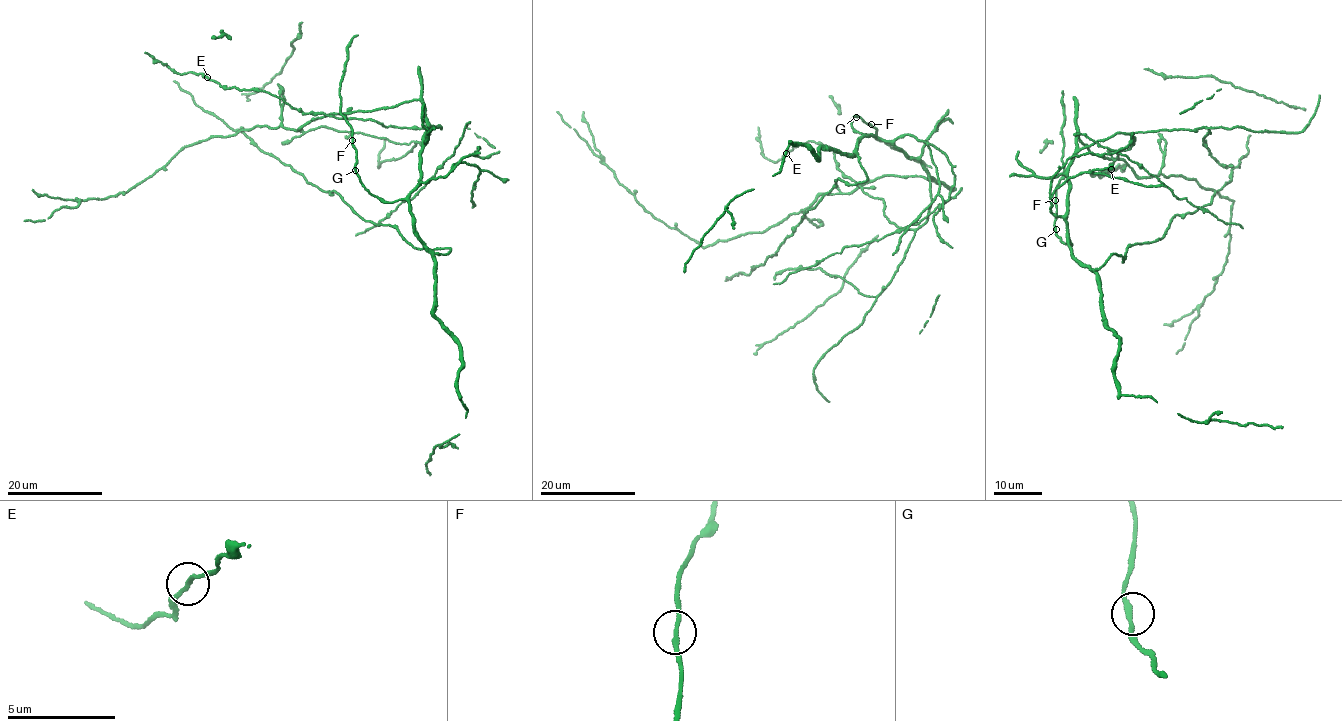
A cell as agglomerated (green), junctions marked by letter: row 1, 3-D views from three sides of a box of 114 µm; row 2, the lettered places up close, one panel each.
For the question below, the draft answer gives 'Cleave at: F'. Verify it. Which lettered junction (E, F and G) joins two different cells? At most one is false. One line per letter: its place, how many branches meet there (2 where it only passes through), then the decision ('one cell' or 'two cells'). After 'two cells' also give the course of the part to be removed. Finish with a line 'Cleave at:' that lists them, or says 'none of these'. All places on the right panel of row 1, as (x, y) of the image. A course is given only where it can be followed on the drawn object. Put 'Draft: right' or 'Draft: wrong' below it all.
E: place (1111, 169); branches 2; one cell
F: place (1055, 200); branches 2; one cell
G: place (1056, 229); branches 2; one cell
Cleave at: none of these
Draft: wrong

